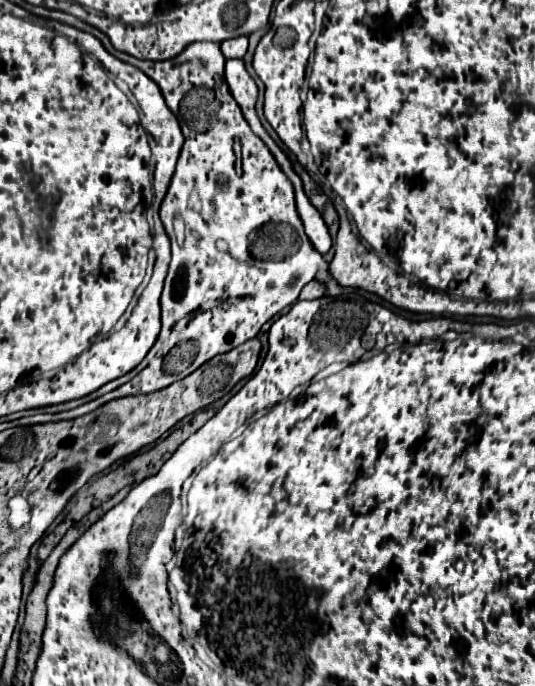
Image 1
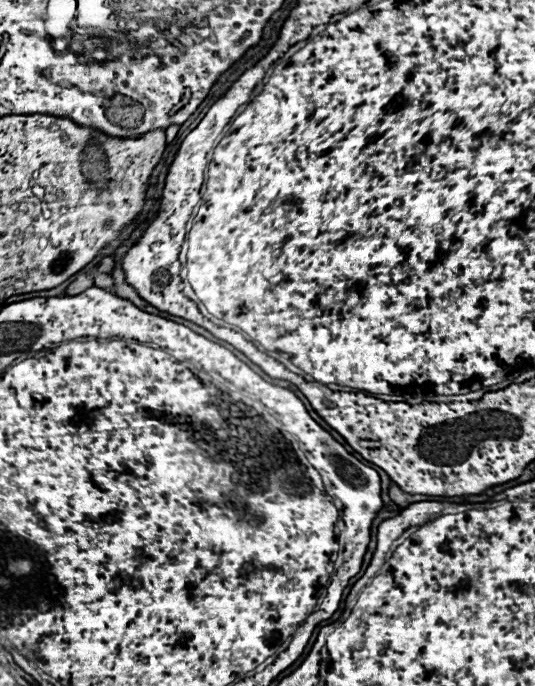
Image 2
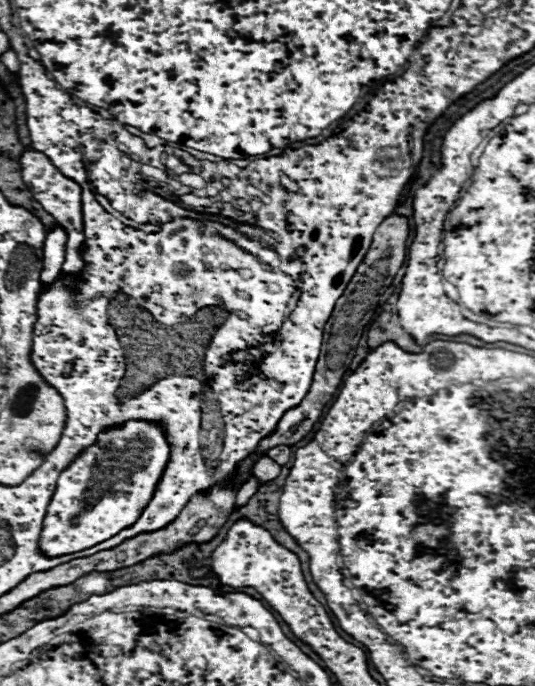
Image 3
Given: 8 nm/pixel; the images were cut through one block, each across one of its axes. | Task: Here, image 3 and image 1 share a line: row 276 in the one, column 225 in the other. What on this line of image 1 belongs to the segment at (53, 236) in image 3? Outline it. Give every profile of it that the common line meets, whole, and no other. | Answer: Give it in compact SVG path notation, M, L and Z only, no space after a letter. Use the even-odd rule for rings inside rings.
M238 36L236 40L222 42L222 52L228 60L230 58L244 58L246 50L248 50L248 36Z

